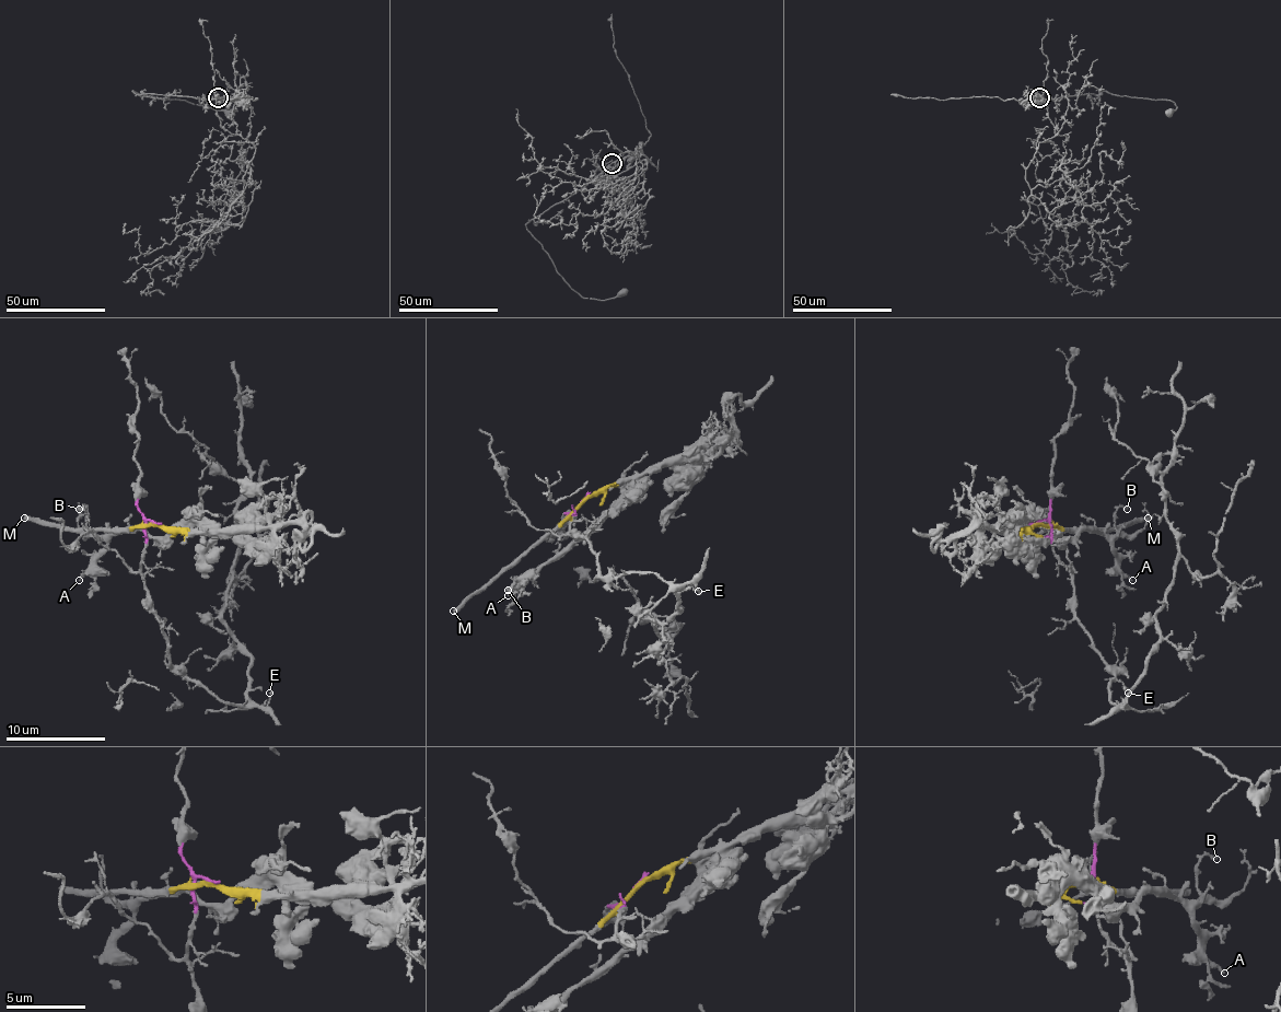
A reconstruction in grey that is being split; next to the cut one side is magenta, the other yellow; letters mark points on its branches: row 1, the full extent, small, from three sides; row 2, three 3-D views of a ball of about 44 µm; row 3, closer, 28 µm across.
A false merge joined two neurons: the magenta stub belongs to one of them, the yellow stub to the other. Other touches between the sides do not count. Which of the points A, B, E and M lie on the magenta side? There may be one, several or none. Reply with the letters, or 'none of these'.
E

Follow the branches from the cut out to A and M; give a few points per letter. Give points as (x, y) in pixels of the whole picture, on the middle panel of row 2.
A: (584, 498), (612, 486), (627, 486), (627, 496), (534, 573), (522, 578), (507, 595)
M: (584, 498), (551, 531), (452, 611)

